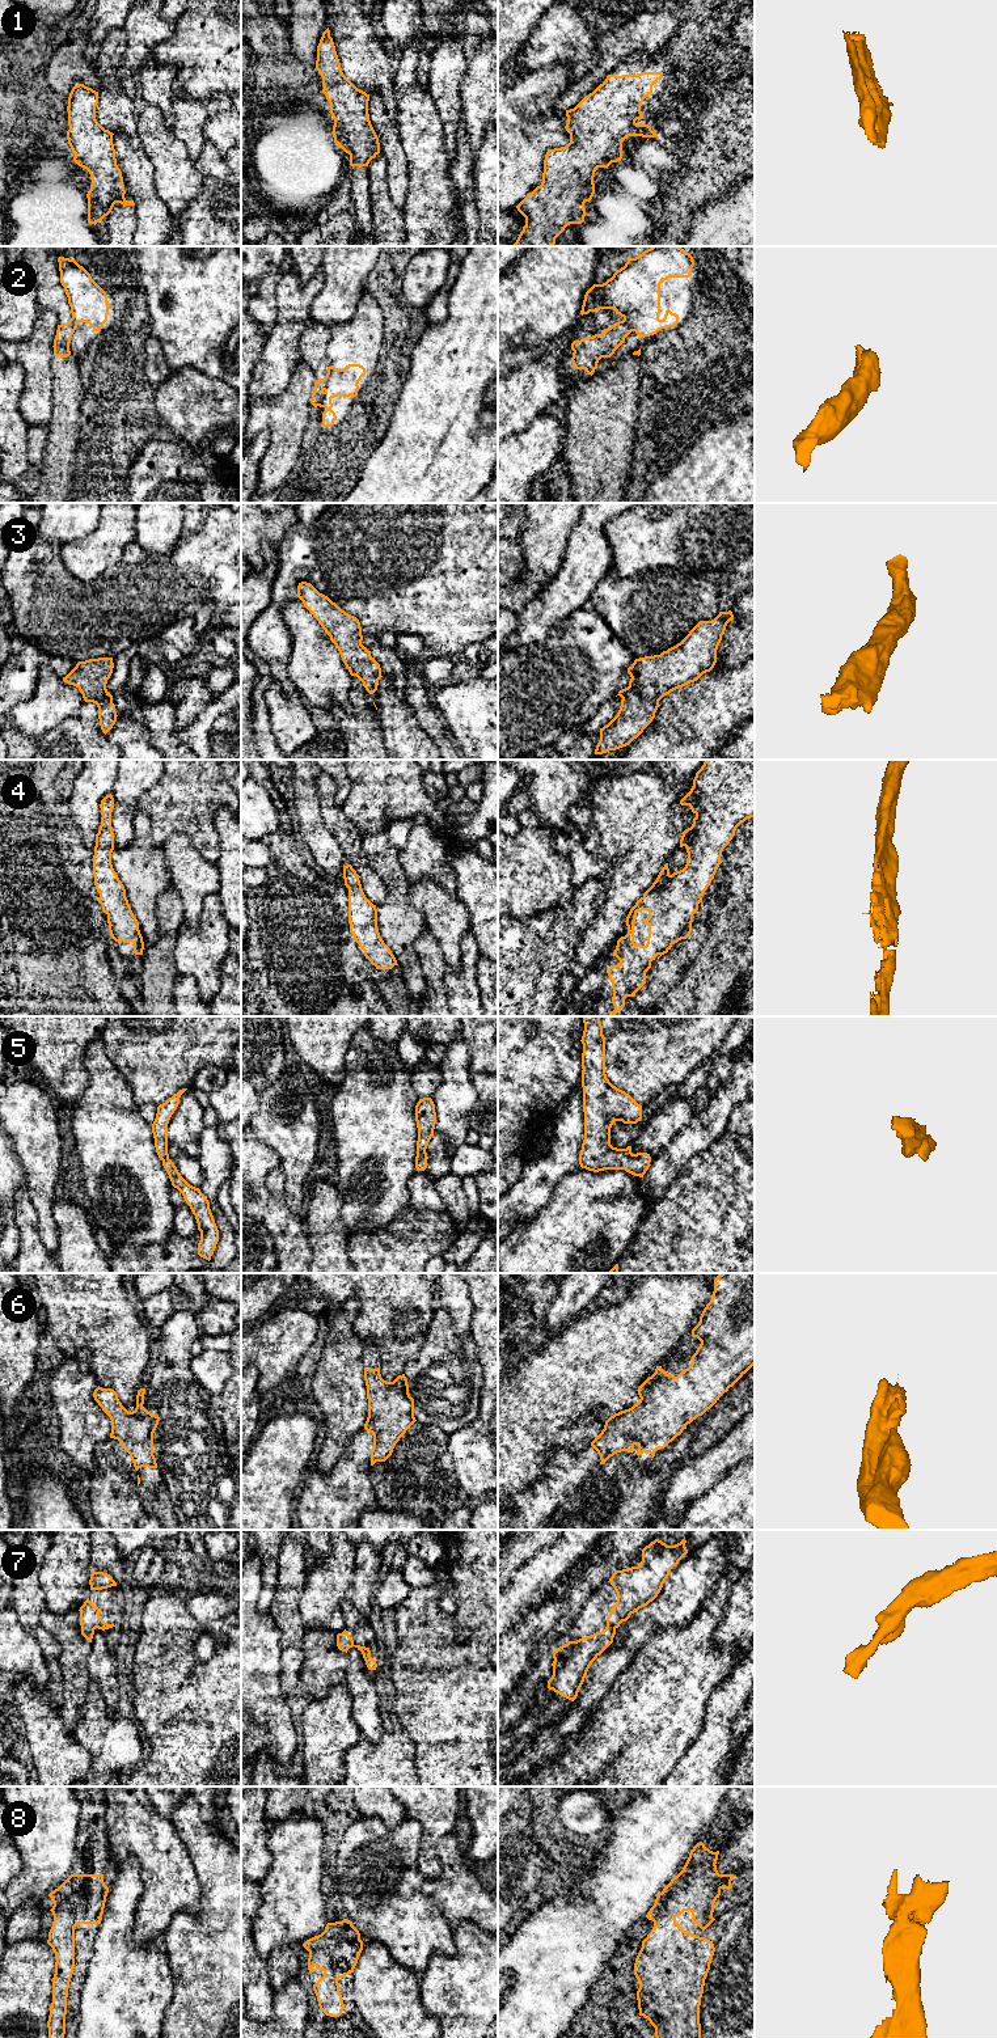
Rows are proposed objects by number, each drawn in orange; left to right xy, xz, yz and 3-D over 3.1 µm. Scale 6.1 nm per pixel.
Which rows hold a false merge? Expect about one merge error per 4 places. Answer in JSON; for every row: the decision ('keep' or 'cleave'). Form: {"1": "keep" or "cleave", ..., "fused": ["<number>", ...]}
{"1": "keep", "2": "cleave", "3": "keep", "4": "keep", "5": "keep", "6": "keep", "7": "keep", "8": "keep", "fused": ["2"]}

